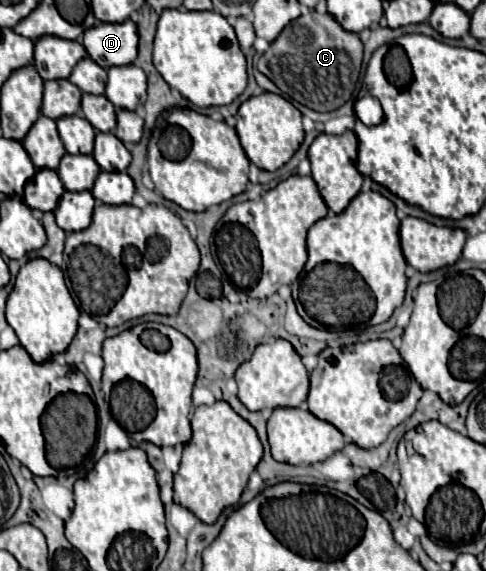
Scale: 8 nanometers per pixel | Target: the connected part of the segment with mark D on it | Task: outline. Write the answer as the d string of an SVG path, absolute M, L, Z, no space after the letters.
M127 19L125 23L97 23L89 27L89 31L85 31L83 35L83 45L89 57L103 69L109 69L113 65L131 65L137 59L137 41L137 25L131 19Z

